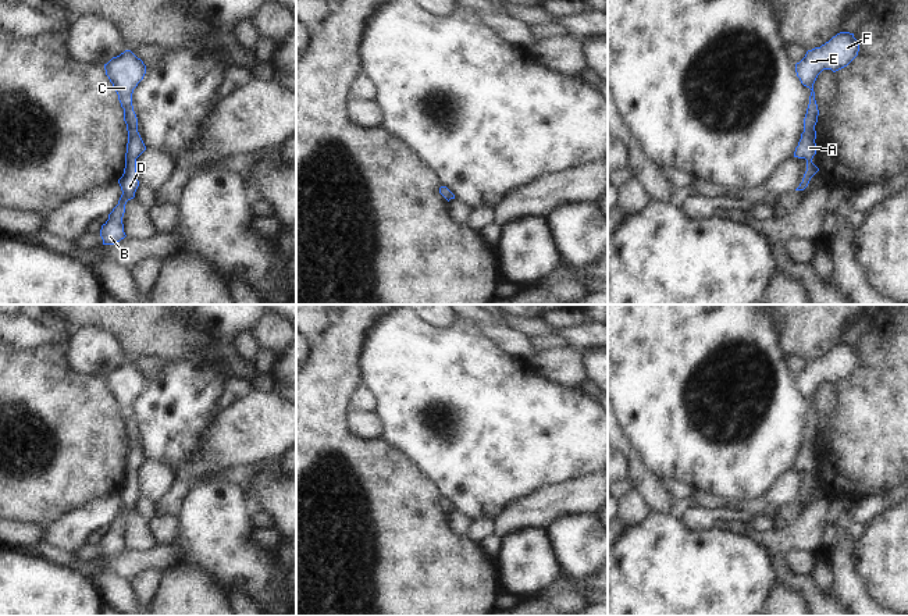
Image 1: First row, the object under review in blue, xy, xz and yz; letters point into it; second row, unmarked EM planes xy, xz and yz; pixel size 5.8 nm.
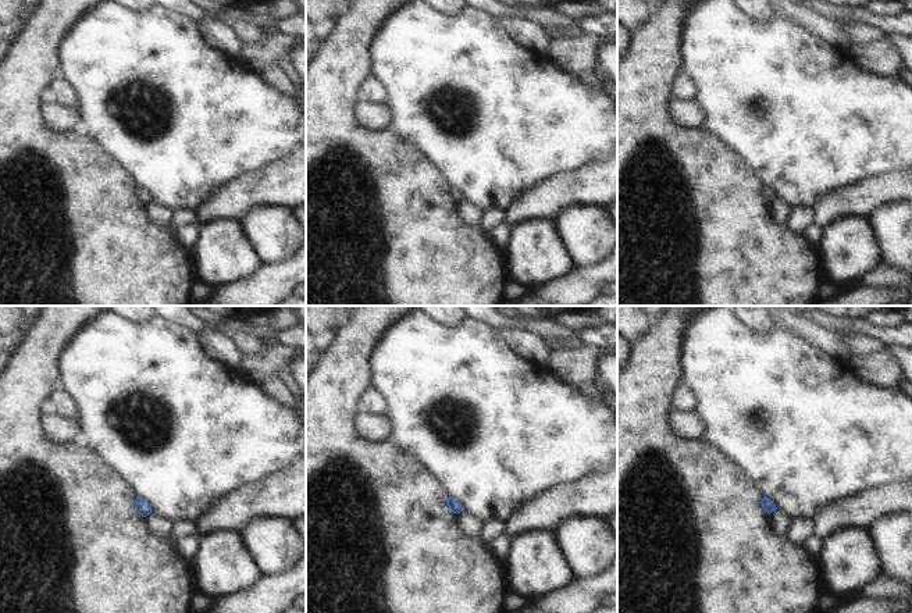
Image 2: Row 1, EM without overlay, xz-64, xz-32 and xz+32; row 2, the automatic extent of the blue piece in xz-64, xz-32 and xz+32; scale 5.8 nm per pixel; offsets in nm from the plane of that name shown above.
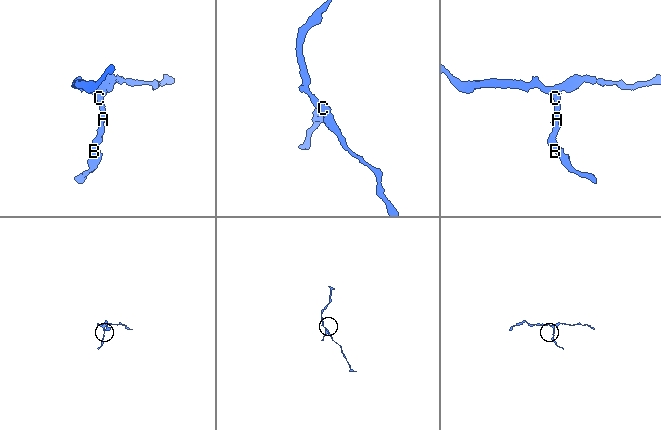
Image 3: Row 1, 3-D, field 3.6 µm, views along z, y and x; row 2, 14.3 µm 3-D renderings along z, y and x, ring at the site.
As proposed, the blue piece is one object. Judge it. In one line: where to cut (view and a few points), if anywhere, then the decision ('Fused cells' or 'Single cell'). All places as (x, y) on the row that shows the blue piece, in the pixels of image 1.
No split. Single cell

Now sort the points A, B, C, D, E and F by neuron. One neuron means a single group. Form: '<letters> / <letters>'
A B C D E F

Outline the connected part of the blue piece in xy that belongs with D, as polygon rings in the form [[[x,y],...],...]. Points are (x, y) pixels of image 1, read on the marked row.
[[[125,50],[104,64],[104,70],[118,95],[121,107],[124,108],[124,121],[128,131],[125,168],[122,177],[118,179],[122,195],[118,204],[108,214],[108,220],[100,229],[103,245],[115,245],[127,236],[122,224],[125,204],[128,200],[135,197],[135,192],[139,186],[136,159],[146,150],[146,146],[138,132],[138,118],[132,106],[133,89],[143,79],[146,65],[131,50]]]

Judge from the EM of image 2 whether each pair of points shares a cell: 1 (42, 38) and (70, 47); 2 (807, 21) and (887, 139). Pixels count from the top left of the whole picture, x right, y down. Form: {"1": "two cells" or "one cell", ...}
{"1": "two cells", "2": "two cells"}

